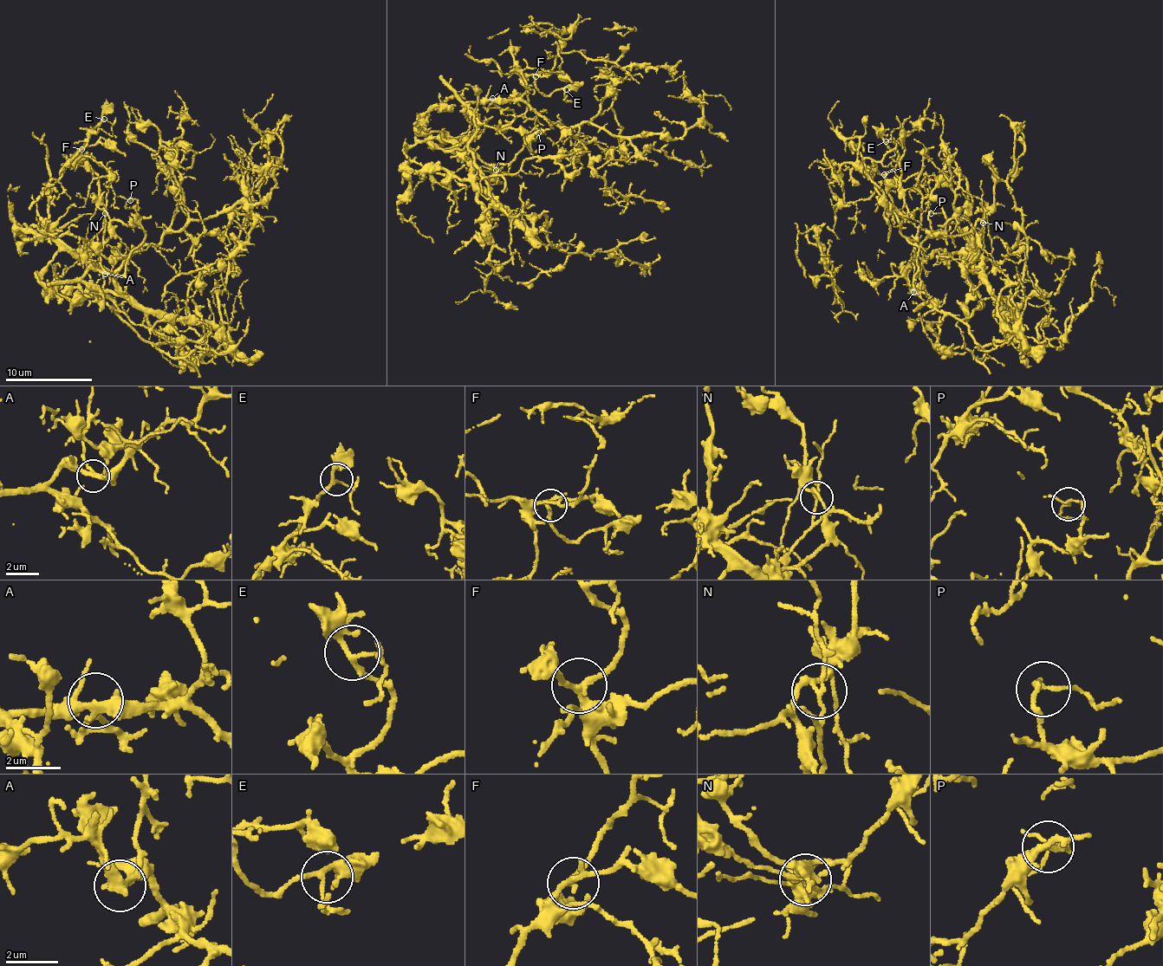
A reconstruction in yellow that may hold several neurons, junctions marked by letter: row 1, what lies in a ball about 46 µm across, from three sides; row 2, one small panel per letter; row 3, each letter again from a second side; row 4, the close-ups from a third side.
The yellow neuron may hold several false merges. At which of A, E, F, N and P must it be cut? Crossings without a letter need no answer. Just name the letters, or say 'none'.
N

